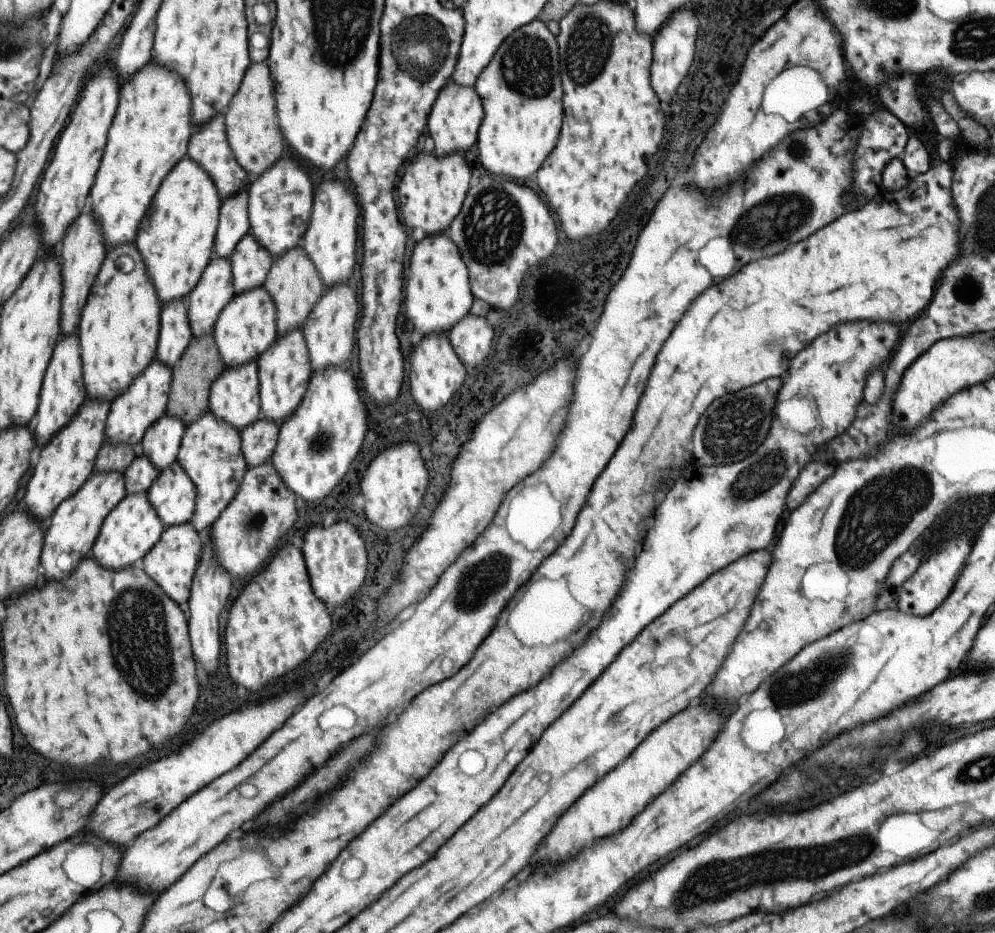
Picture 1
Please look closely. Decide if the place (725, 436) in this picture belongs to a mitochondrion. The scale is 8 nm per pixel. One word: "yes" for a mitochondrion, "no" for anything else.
yes

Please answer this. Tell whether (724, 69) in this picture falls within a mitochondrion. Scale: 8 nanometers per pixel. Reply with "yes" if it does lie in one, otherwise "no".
no

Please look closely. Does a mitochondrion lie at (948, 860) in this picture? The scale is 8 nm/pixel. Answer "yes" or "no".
no

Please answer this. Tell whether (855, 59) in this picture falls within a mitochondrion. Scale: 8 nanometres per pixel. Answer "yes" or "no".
no

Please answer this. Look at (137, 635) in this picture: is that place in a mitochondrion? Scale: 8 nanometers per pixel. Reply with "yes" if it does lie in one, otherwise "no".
yes

